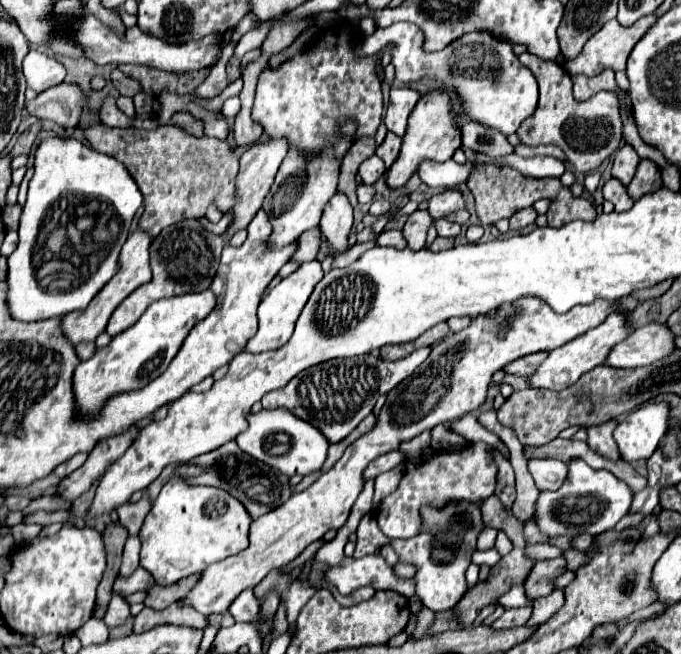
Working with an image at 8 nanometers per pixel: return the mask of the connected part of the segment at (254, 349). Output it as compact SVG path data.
M314 259L310 263L302 263L292 275L288 275L286 279L282 279L260 303L258 307L258 333L248 339L244 351L250 353L260 353L260 351L270 351L270 349L278 349L280 345L286 345L292 331L294 331L294 323L302 311L302 307L306 305L312 289L316 287L316 283L322 279L322 267L320 261Z

